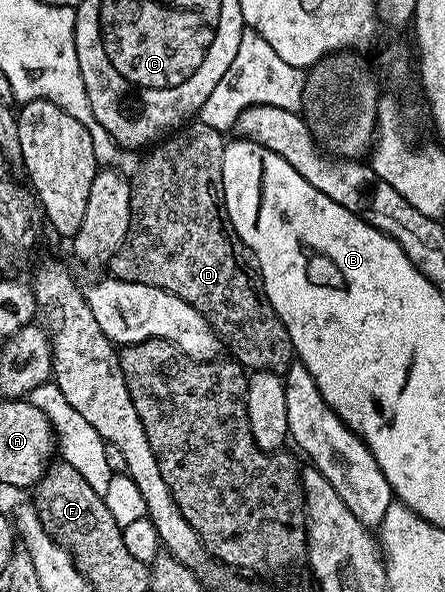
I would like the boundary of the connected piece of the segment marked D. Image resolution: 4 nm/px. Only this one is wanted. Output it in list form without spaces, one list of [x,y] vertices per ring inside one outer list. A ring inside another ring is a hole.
[[[191,121],[182,129],[168,134],[162,142],[146,152],[147,160],[140,165],[135,179],[130,180],[129,233],[110,261],[110,274],[126,283],[140,283],[165,289],[181,297],[181,301],[189,301],[189,305],[193,305],[205,315],[216,329],[221,328],[226,342],[227,339],[231,342],[231,349],[236,355],[234,358],[244,368],[251,371],[286,373],[291,364],[296,362],[295,346],[281,317],[277,317],[273,305],[263,294],[263,281],[253,266],[252,256],[247,246],[235,235],[231,224],[223,200],[224,146],[224,132],[204,123]]]

